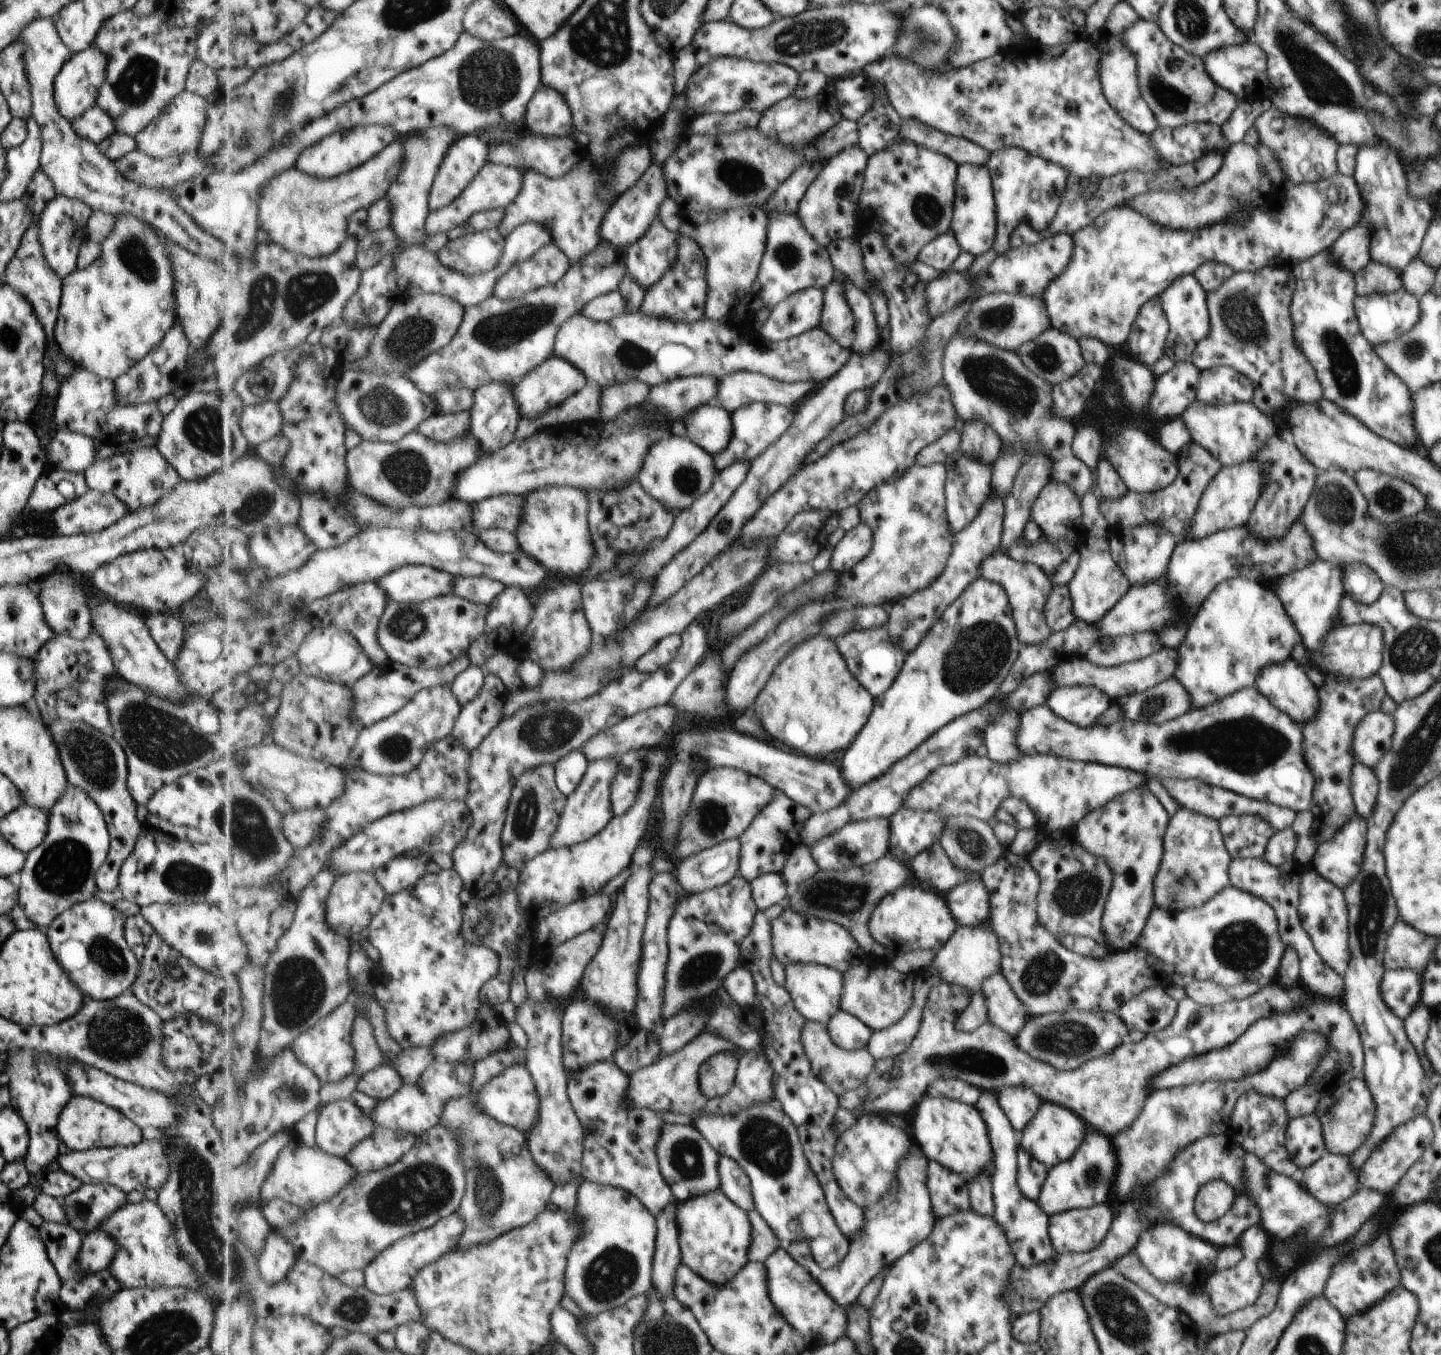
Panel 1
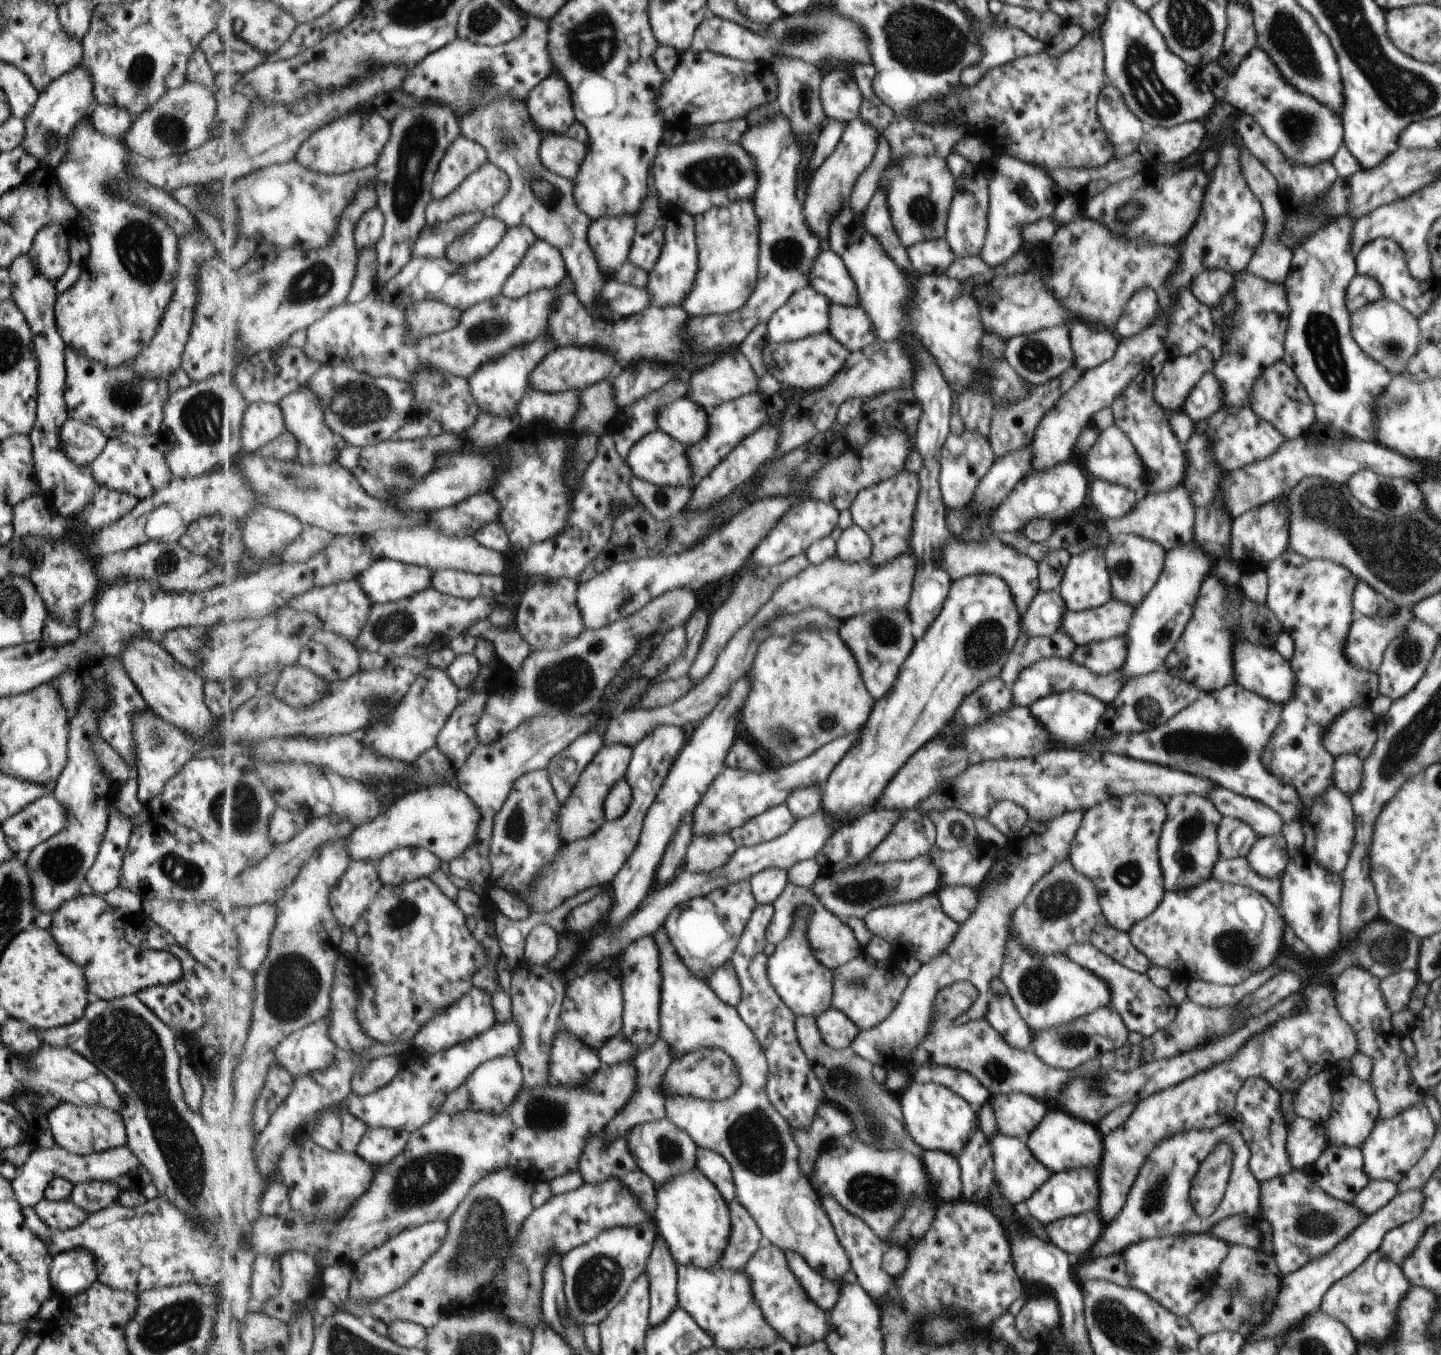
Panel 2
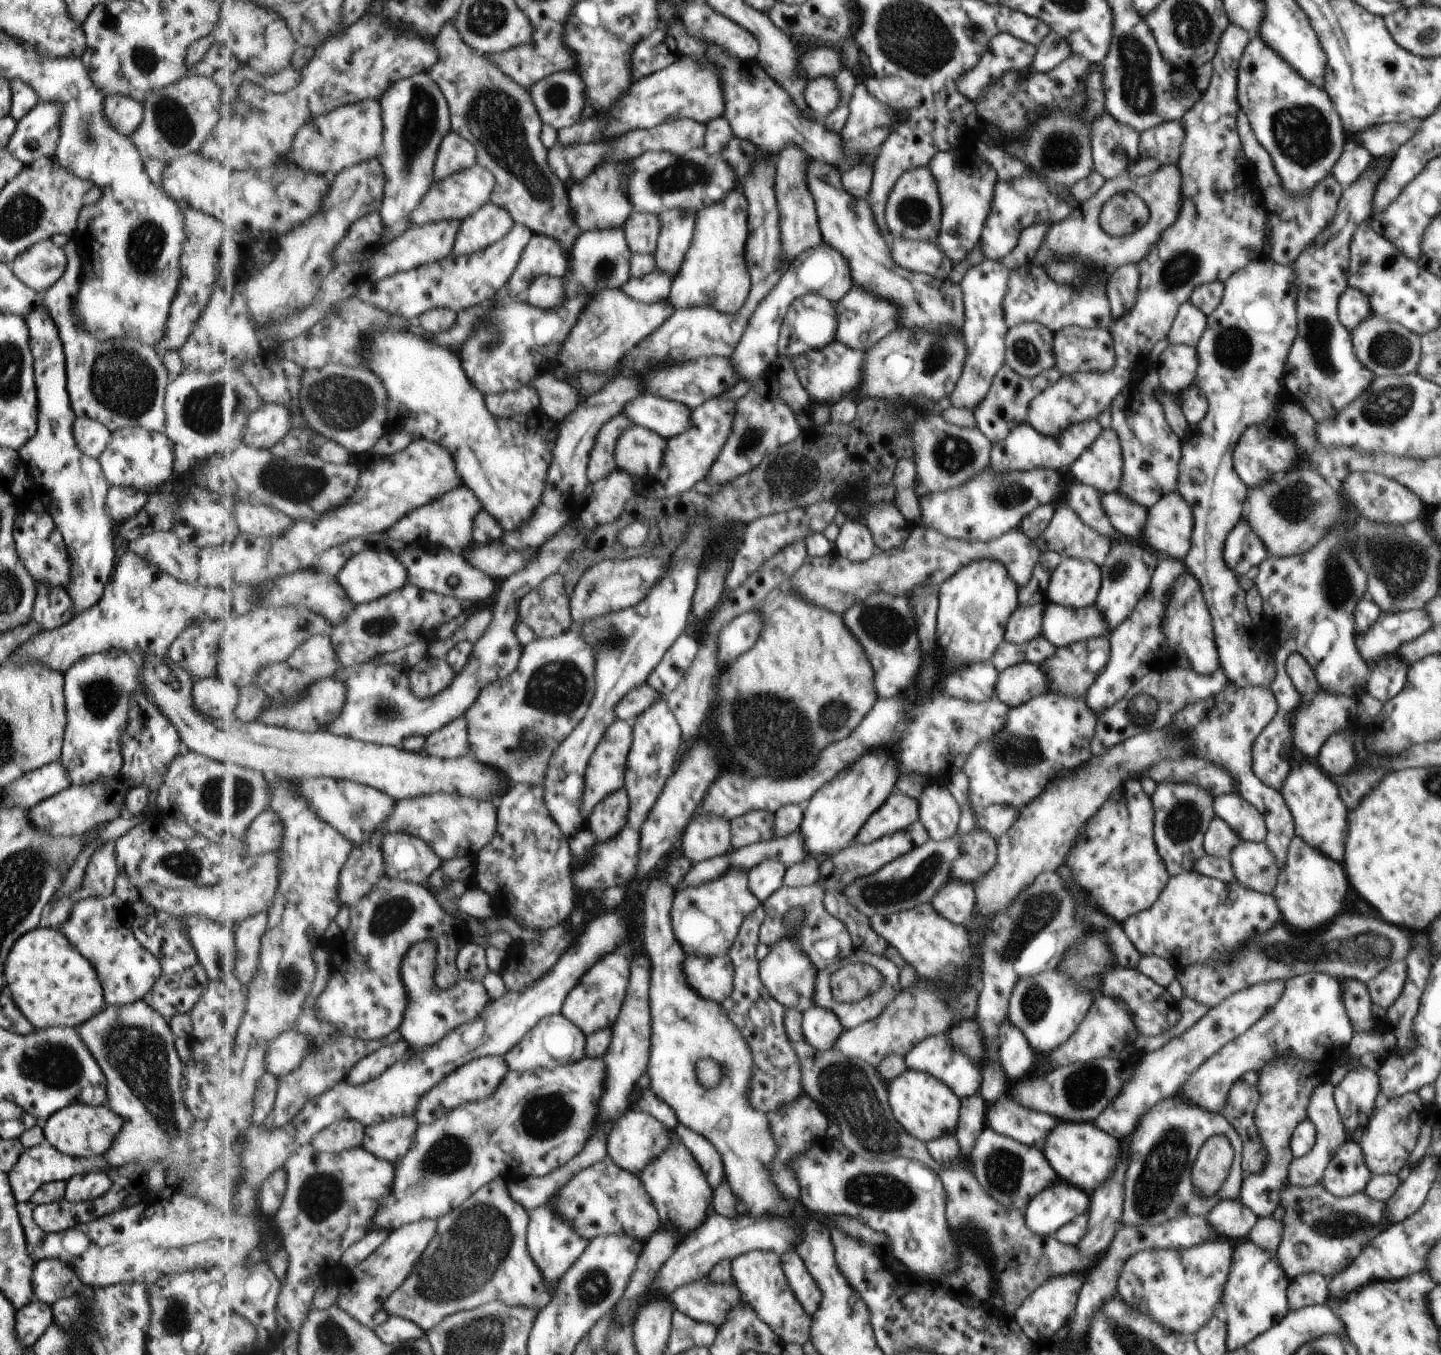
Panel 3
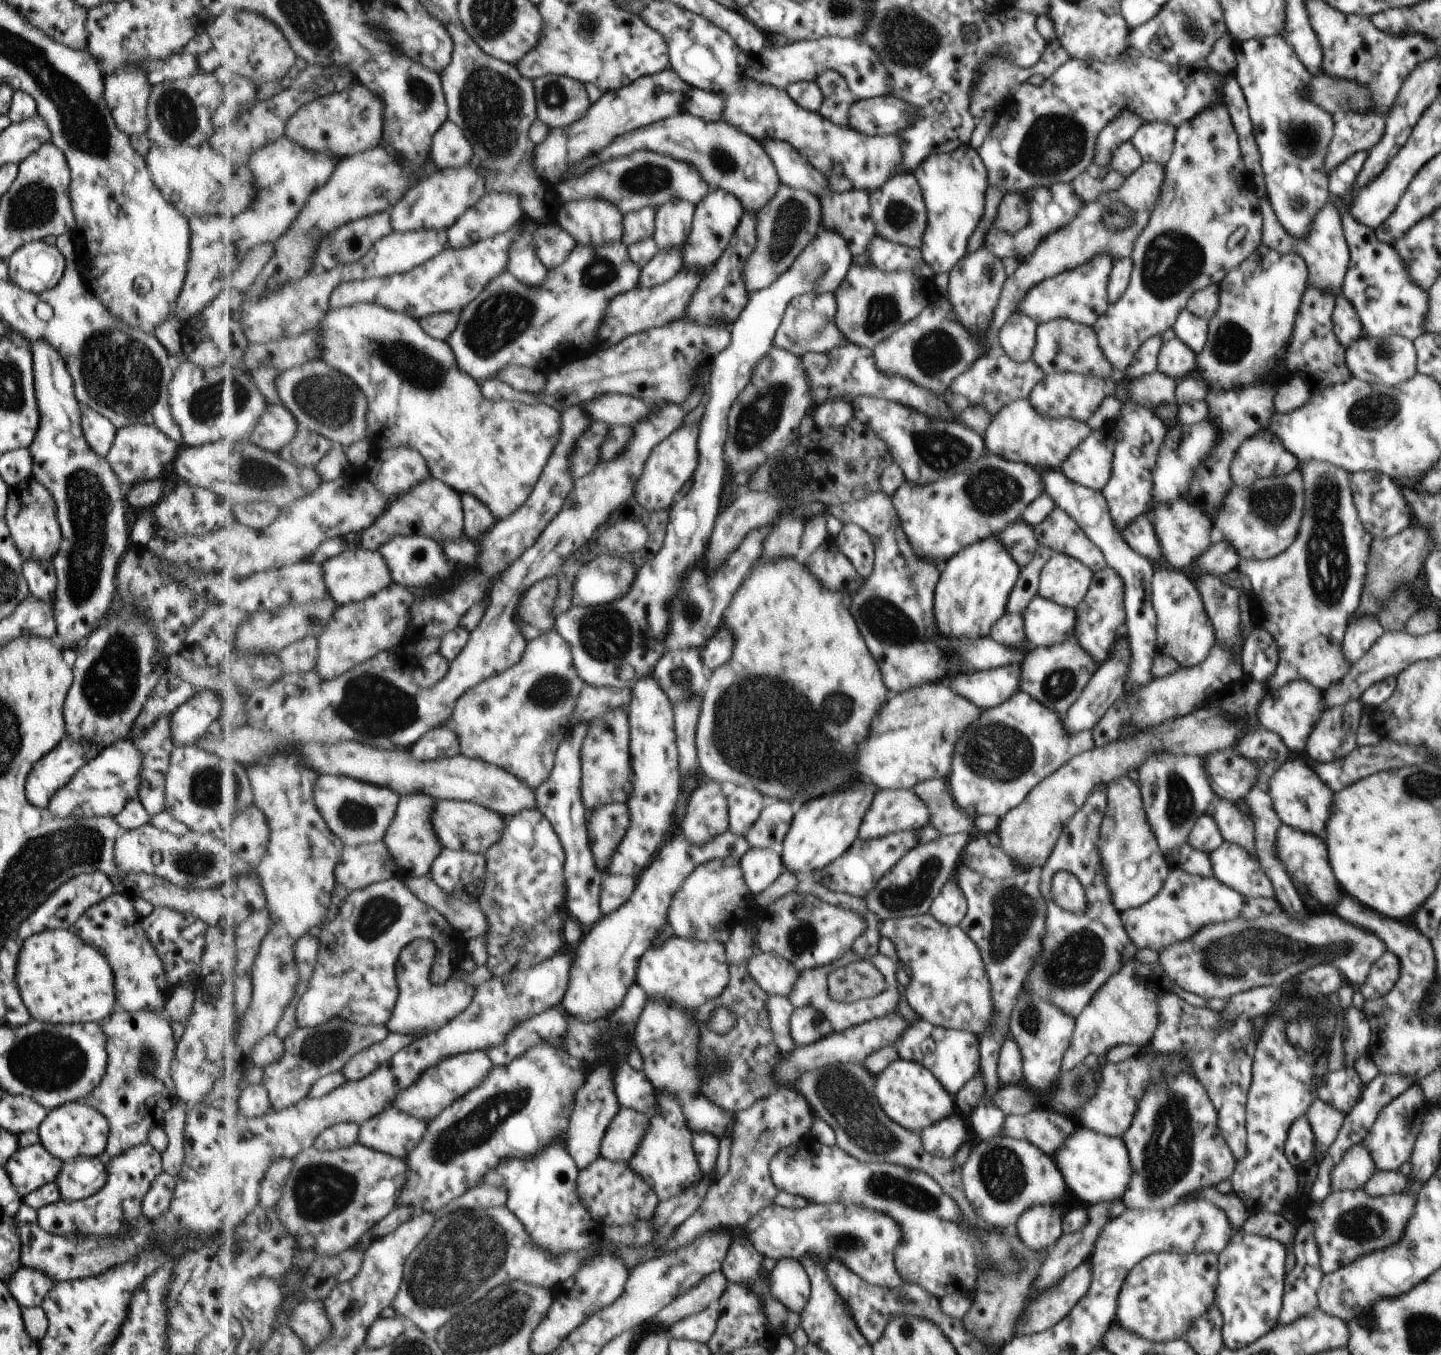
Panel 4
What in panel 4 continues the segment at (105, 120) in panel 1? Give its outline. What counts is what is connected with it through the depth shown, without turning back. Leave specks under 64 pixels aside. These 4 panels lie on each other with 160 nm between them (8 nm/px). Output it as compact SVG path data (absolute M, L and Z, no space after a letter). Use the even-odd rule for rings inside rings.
M131 70L111 73L104 77L103 100L111 113L116 127L129 136L143 134L147 128L146 106L151 84L146 76Z

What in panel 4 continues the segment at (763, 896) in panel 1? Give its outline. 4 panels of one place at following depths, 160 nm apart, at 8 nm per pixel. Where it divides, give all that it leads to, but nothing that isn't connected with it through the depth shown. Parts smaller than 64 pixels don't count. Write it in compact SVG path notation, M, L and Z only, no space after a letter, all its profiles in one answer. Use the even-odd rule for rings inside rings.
M761 847L751 848L740 862L753 894L761 894L767 890L786 868L782 855L773 849Z

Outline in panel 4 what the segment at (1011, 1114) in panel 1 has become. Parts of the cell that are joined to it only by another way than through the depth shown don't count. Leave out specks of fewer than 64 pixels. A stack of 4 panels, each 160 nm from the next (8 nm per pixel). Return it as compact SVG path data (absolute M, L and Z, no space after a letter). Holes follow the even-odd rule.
M1035 1108L1022 1115L1006 1115L1001 1134L1030 1142L1053 1159L1061 1142L1070 1136L1075 1126L1069 1116L1049 1108Z

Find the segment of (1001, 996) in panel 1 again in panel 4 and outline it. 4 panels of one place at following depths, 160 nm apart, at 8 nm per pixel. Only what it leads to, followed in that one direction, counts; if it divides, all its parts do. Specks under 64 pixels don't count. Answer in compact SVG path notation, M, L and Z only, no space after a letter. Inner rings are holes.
M1012 1036L1003 1041L996 1062L996 1071L1001 1085L1017 1085L1023 1081L1022 1054Z

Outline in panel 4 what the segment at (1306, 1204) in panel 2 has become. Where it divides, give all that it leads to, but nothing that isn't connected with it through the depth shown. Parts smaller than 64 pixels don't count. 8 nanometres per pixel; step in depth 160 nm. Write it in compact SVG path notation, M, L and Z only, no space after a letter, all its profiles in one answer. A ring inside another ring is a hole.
M1362 1188L1352 1191L1333 1190L1318 1205L1305 1208L1303 1214L1305 1221L1312 1225L1322 1274L1333 1273L1364 1254L1397 1242L1405 1232L1406 1222L1413 1213L1415 1199L1408 1192L1375 1197L1368 1195Z

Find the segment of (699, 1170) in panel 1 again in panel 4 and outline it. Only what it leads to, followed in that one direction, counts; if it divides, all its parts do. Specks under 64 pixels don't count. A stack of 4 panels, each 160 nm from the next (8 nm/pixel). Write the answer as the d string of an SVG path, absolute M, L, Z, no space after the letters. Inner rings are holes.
M623 1107L609 1125L602 1140L602 1156L613 1162L626 1162L638 1153L650 1128L650 1115Z

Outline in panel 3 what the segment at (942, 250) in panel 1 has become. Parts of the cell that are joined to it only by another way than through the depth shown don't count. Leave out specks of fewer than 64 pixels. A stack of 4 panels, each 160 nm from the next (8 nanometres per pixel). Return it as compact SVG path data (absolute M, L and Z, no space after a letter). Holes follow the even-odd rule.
M892 238L888 247L891 260L909 272L924 273L937 280L946 280L953 268L935 243Z

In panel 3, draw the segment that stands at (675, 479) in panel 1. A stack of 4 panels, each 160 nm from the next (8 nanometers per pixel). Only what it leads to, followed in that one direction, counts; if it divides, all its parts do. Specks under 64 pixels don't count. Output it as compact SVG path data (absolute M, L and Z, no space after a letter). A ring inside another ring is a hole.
M629 426L619 438L615 460L619 470L643 480L652 478L663 468L667 439L643 426Z

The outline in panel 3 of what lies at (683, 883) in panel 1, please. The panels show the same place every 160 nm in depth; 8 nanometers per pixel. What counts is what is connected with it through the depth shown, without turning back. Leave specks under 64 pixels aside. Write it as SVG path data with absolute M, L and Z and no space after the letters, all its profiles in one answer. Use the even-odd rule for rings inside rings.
M700 811L687 826L680 846L694 864L727 855L733 850L731 820Z

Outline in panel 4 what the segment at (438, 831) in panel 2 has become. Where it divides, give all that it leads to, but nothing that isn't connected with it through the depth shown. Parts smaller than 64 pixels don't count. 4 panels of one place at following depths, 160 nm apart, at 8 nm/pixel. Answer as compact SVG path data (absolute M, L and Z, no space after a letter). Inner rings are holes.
M438 799L432 814L432 825L438 834L443 848L454 851L471 851L486 854L496 842L501 840L506 829L506 819L496 810L479 803Z

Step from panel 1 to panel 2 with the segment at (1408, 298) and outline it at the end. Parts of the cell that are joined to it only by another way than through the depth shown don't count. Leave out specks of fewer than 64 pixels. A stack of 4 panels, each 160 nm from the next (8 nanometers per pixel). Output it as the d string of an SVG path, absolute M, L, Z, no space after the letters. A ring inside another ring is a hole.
M1385 297L1363 305L1351 315L1351 334L1354 341L1365 354L1381 363L1393 375L1400 374L1407 359L1415 352L1419 333L1416 318L1400 304Z

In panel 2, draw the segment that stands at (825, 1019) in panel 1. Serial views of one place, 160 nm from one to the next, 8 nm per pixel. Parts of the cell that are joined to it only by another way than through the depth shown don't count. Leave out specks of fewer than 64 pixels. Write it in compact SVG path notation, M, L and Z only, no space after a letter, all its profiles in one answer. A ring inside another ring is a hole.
M802 907L794 915L794 926L785 941L776 946L776 951L769 957L770 981L782 996L782 999L800 1016L821 1017L834 1002L834 971L825 966L811 948L808 936L810 907Z

